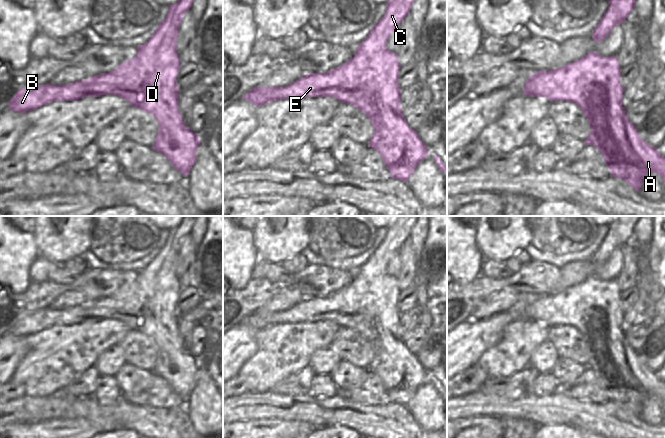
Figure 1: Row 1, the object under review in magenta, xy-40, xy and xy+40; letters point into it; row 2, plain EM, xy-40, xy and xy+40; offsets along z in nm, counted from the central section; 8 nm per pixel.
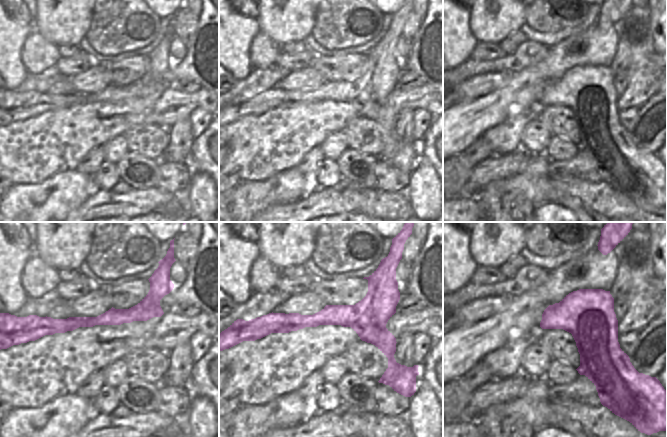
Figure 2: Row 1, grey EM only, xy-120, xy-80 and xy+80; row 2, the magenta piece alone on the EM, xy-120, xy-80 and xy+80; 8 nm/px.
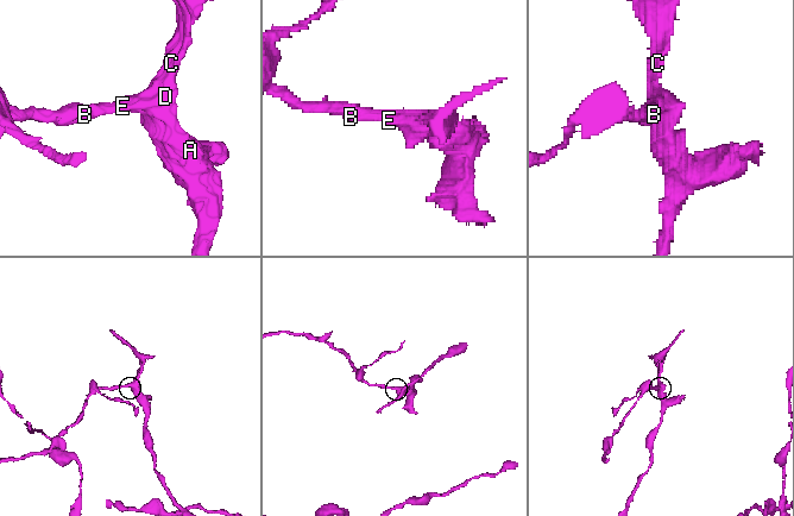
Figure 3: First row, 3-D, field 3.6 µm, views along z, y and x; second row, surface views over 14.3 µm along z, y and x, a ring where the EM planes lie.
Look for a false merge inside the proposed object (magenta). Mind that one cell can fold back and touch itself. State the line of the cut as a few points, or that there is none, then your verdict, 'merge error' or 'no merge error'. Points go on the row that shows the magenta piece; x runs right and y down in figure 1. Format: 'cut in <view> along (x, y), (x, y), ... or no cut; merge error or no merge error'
no cut; no merge error

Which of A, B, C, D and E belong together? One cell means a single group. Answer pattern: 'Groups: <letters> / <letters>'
Groups: A B C D E

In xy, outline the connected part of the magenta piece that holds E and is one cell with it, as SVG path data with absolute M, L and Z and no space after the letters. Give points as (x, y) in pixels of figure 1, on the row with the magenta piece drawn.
M390 0L386 3L384 16L374 25L368 36L358 45L354 56L343 65L327 73L310 73L291 85L285 87L255 87L241 99L247 99L257 107L283 99L305 99L307 97L333 97L340 103L347 103L359 109L371 122L374 132L368 147L375 149L381 156L392 179L407 182L416 166L428 156L427 147L420 140L416 131L411 129L400 108L400 88L398 86L398 70L401 67L396 53L388 50L386 42L391 33L398 29L402 20L410 13L414 0Z

